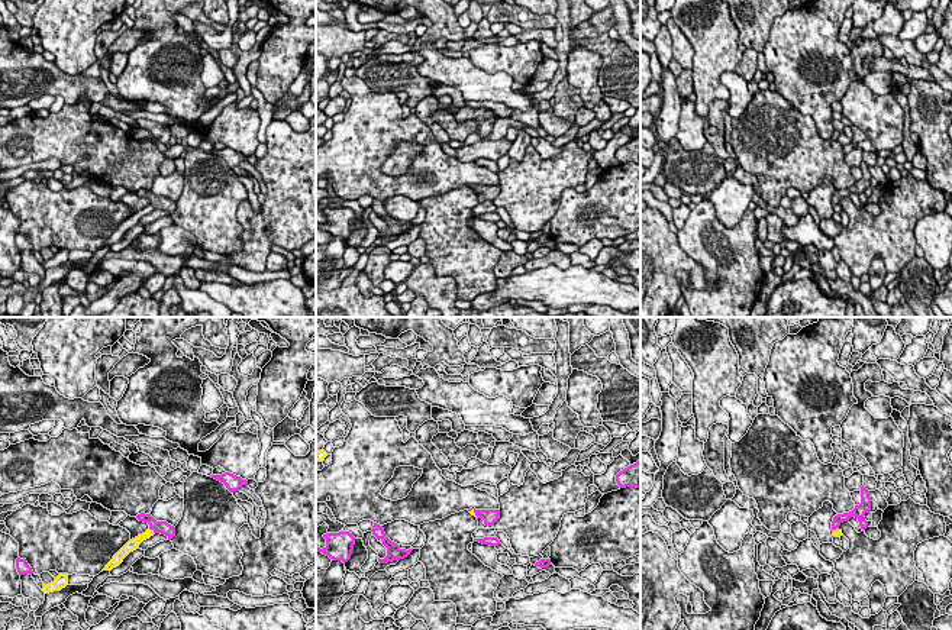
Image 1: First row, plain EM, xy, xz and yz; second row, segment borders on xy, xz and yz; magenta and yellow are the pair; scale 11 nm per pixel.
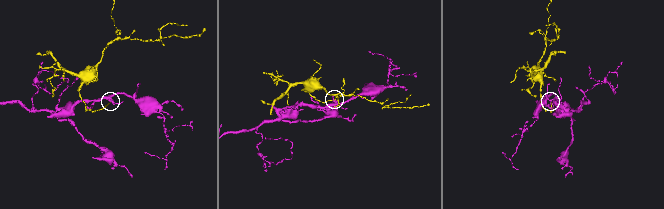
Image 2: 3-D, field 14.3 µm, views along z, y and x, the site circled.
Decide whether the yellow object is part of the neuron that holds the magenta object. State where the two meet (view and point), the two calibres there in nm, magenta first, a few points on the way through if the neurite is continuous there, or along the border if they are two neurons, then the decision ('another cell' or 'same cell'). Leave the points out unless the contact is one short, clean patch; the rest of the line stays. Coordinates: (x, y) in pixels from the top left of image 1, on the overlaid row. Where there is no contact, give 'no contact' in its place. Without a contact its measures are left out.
contact xy (151, 529); calibres 140 and 120 nm; border xy (149, 527), (154, 533); another cell

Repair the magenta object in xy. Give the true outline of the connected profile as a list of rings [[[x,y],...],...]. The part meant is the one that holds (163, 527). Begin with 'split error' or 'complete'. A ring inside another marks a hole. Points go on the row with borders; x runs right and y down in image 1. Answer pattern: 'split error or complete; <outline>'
complete; [[[141,513],[136,516],[139,521],[148,523],[154,533],[161,533],[171,540],[175,536],[175,527],[167,521],[156,521],[151,514]]]

